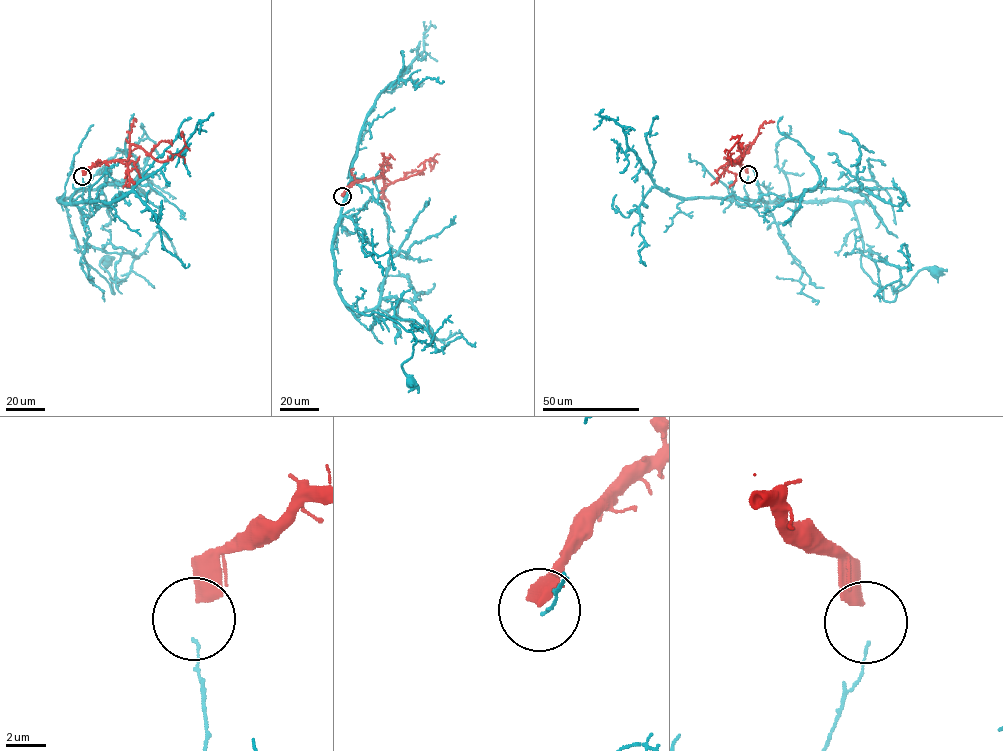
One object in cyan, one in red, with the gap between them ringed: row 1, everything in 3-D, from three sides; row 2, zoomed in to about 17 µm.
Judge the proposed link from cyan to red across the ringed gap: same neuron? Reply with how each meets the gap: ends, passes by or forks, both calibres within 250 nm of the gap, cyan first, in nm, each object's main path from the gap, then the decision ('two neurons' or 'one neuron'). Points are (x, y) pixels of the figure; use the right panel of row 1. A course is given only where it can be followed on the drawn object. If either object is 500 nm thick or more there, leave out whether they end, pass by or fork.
cyan ends; red ends; calibres 120 and 480 nm; course cyan (748, 176), (754, 200), (846, 201), (861, 235), (861, 267), (885, 301), (918, 272), (934, 272); course red (748, 172), (736, 160), (749, 146), (738, 163), (727, 155), (739, 137), (730, 139); two neurons

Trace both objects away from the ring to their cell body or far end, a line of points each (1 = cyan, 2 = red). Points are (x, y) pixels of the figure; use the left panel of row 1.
1: (82, 178), (82, 200), (57, 199), (65, 205), (86, 263), (114, 293), (110, 275), (100, 265), (105, 261)
2: (82, 175), (101, 162), (127, 160), (132, 144), (159, 161), (167, 161), (186, 145), (182, 133), (181, 137)

